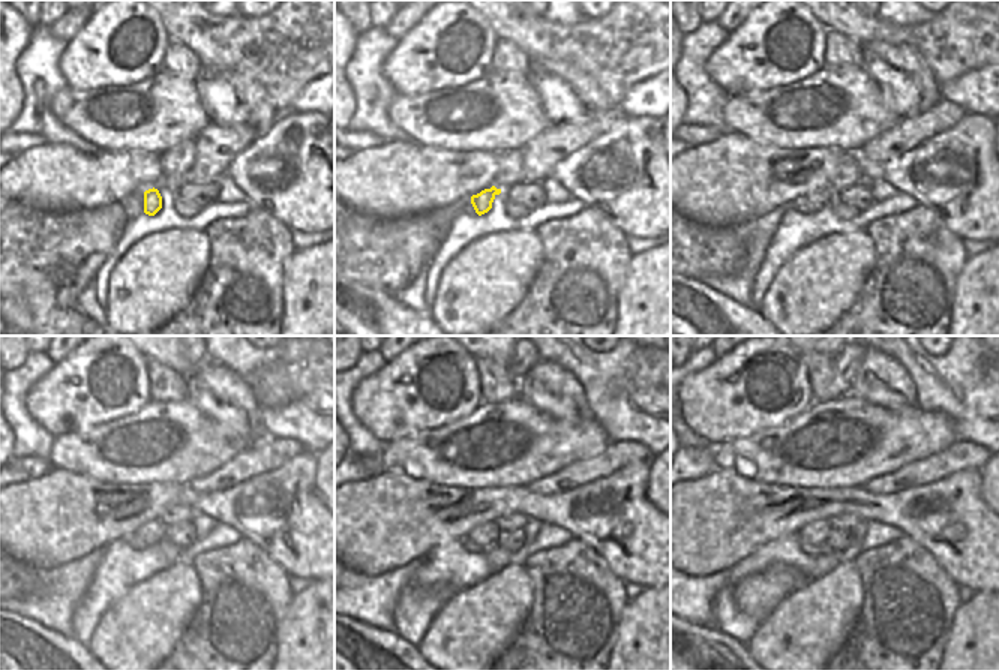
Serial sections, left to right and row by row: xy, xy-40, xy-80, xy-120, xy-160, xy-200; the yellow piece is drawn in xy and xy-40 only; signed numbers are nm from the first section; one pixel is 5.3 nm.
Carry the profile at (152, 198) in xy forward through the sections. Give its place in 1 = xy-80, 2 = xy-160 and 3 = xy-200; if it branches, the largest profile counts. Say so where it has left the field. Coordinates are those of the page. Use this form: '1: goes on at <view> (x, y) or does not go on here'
1: goes on at xy-80 (825, 195)
2: goes on at xy-160 (485, 534)
3: goes on at xy-200 (815, 532)

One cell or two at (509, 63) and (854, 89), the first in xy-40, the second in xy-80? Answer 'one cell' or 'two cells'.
two cells

